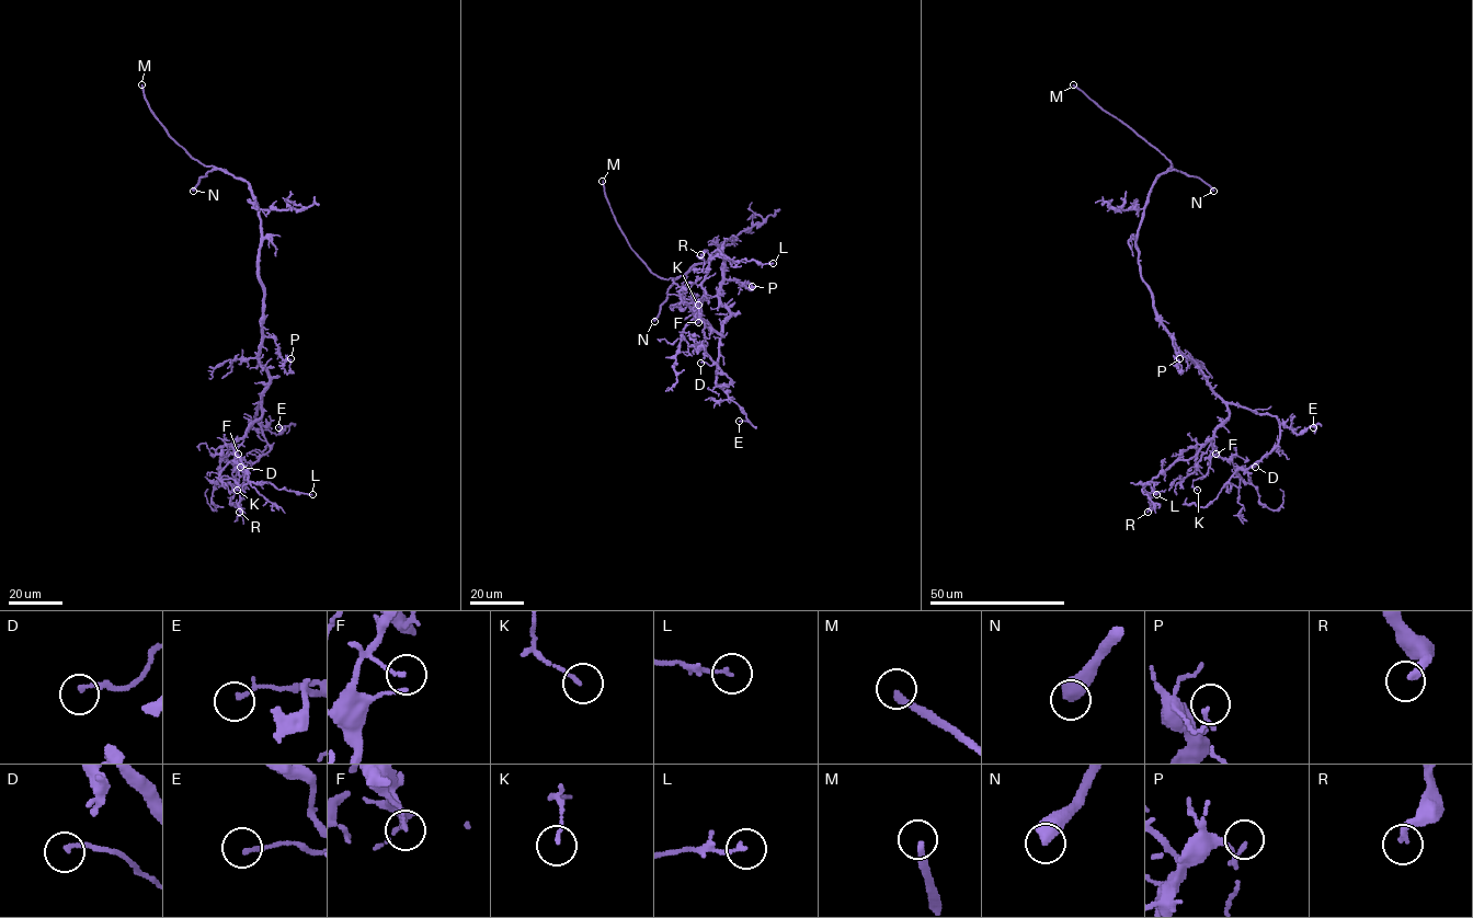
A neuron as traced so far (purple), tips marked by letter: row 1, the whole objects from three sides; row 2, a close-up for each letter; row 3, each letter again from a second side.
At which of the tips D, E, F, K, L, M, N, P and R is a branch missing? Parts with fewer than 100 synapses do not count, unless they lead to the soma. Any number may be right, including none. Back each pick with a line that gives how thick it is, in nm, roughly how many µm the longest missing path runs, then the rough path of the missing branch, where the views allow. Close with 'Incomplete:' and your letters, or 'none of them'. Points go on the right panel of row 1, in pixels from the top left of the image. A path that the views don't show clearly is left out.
M: 240 nm | 35 µm | (1073, 84), (1048, 71), (1043, 65), (1042, 52), (1024, 34), (1020, 25)
N: 500 nm | 190 µm | (1213, 191), (1281, 245), (1331, 364), (1360, 387), (1356, 428), (1327, 452), (1293, 449), (1274, 473)
Incomplete: M, N

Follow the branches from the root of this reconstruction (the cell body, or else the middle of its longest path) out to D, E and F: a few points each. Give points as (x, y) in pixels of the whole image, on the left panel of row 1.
D: (262, 313), (259, 363), (269, 376), (269, 383), (254, 417), (270, 449), (254, 462), (250, 460), (240, 467)
E: (262, 313), (259, 363), (269, 376), (269, 383), (254, 417), (276, 434), (287, 426), (278, 427)
F: (262, 313), (259, 363), (269, 375), (269, 382), (262, 394), (262, 415), (246, 431), (238, 454)

